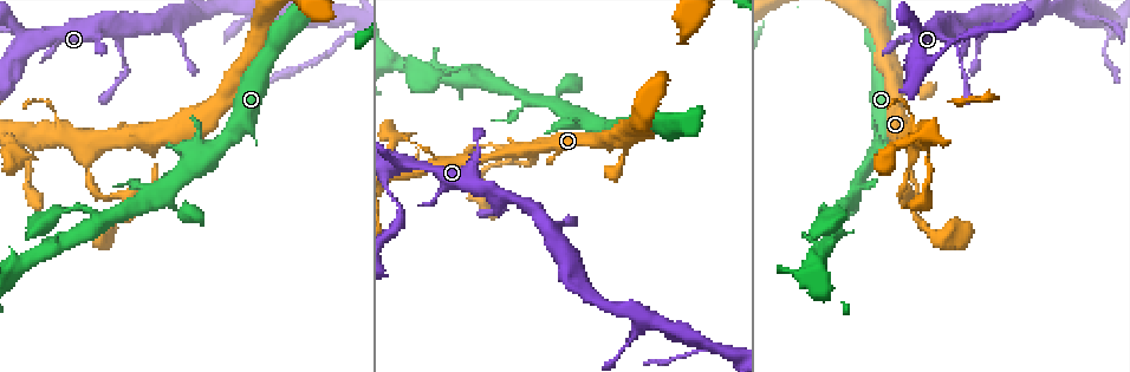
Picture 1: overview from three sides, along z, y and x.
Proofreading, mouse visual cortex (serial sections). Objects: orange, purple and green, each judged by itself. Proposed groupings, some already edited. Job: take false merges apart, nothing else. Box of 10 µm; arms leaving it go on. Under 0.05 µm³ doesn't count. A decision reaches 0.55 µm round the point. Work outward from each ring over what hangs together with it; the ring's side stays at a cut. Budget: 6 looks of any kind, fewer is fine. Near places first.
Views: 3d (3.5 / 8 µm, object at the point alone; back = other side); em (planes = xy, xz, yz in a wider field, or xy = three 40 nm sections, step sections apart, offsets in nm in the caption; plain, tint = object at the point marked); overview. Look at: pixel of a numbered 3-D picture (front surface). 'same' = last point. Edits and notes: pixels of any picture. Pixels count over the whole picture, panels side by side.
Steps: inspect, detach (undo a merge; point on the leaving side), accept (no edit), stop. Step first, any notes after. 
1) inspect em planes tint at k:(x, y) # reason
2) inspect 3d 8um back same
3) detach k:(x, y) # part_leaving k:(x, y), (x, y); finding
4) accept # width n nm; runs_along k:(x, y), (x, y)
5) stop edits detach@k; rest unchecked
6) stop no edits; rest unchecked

inspect 3d 3.5um at 1:(399, 203) # sudden change in width

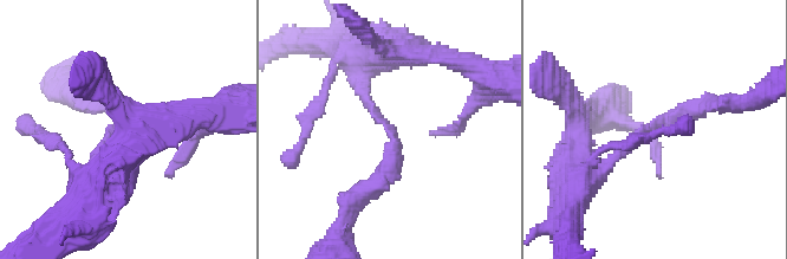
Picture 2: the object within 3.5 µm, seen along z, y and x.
inspect em planes tint at 2:(388, 127) # arm_widths 200, 250 nm; shape alone is not enough

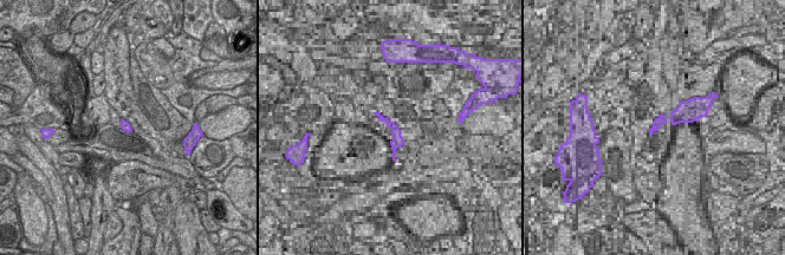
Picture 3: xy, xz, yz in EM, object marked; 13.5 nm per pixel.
inspect em xy step 2 tint same # cut it another way

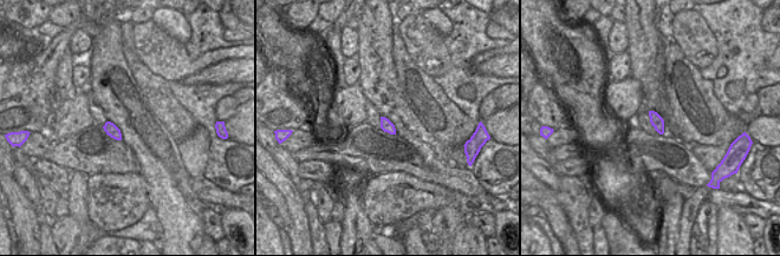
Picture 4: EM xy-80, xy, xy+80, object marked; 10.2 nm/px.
accept # runs_along 2:(599, 169), (651, 127), (715, 104); continuous, no second cell

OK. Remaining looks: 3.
inspect 3d 3.5um at 1:(526, 150) # sudden change in width

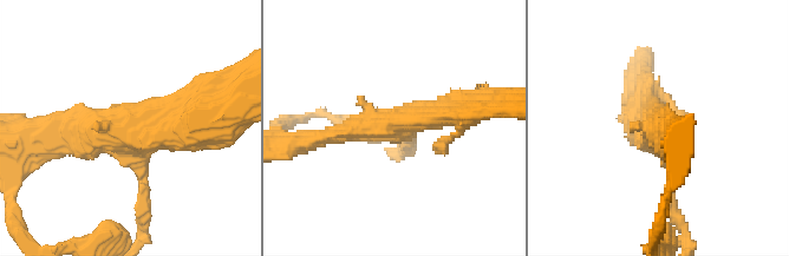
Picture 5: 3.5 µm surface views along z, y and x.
inspect em xy step 2 tint at 5:(133, 131) # arms 3; arm_widths 100, 300, 400 nm; now the EM

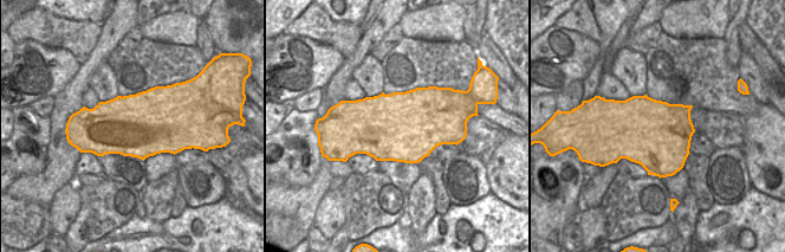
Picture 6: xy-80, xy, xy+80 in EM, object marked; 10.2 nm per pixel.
inspect em planes tint same

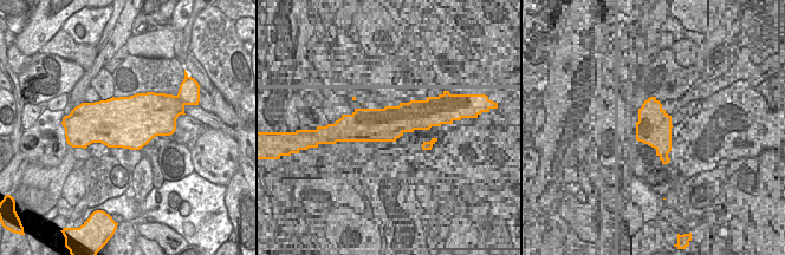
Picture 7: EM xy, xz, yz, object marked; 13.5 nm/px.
accept # runs_along 5:(470, 106), (318, 137); all the same cell

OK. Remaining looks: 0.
stop no edits; rest unchecked

